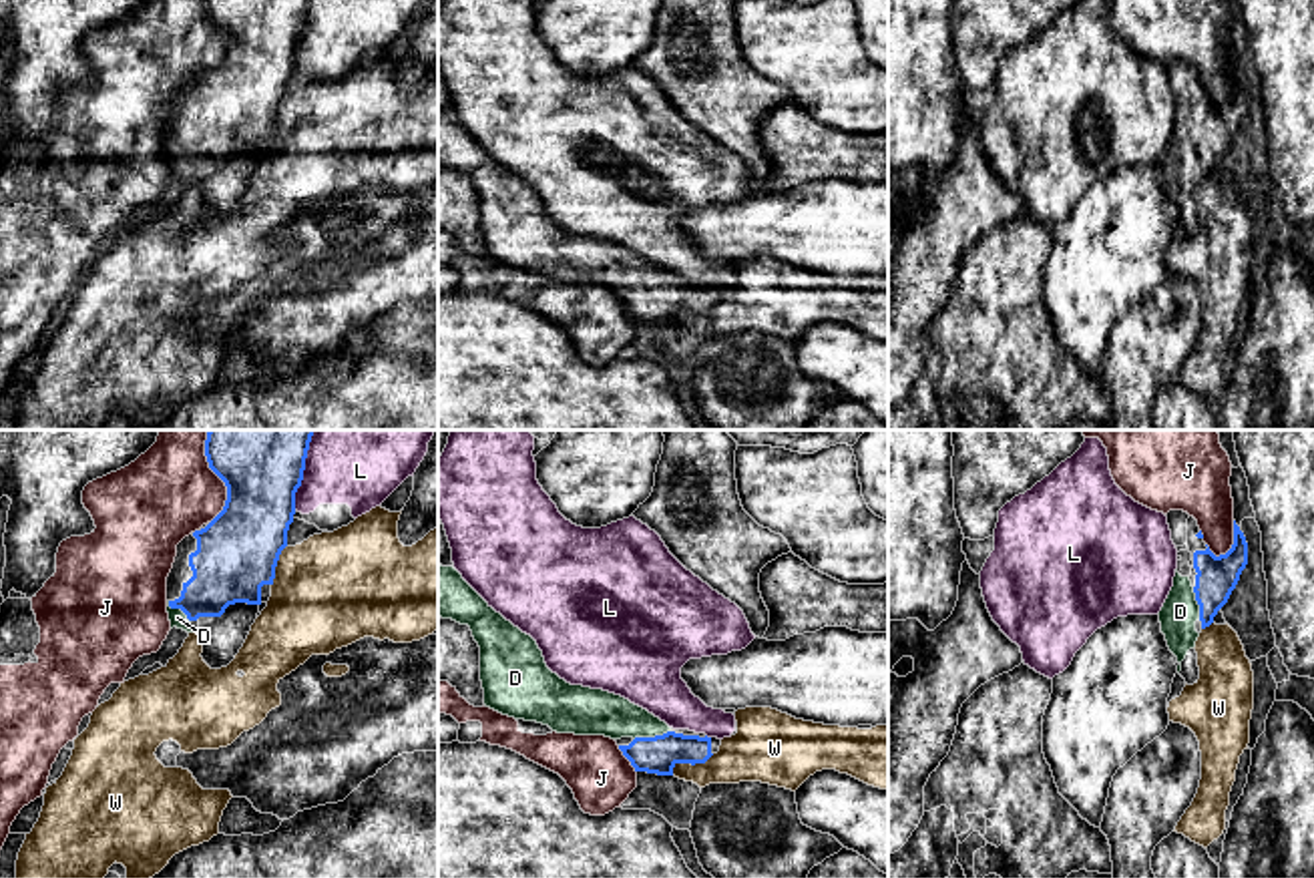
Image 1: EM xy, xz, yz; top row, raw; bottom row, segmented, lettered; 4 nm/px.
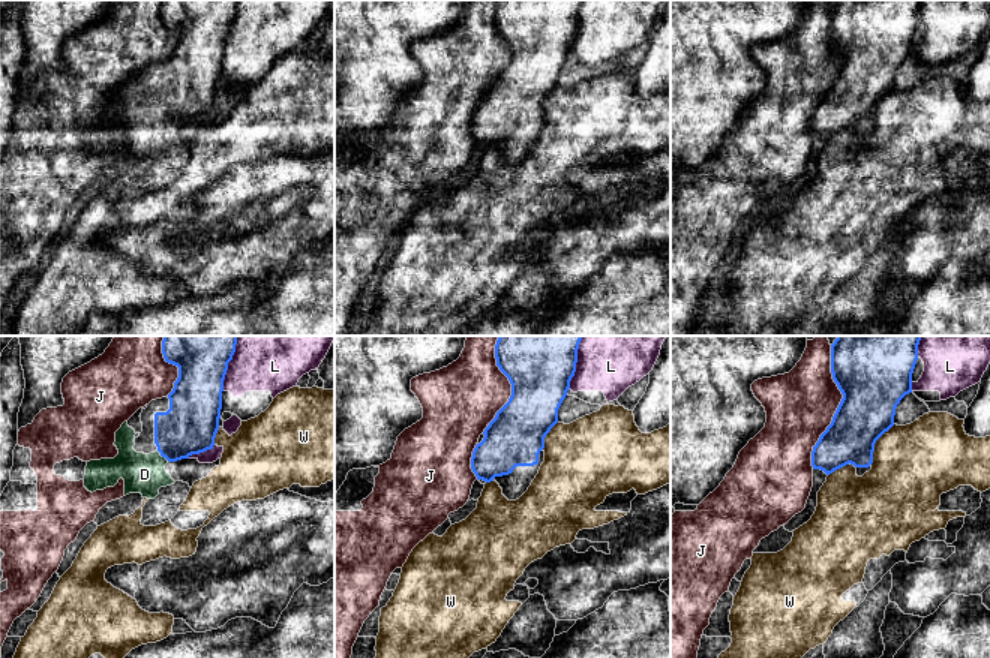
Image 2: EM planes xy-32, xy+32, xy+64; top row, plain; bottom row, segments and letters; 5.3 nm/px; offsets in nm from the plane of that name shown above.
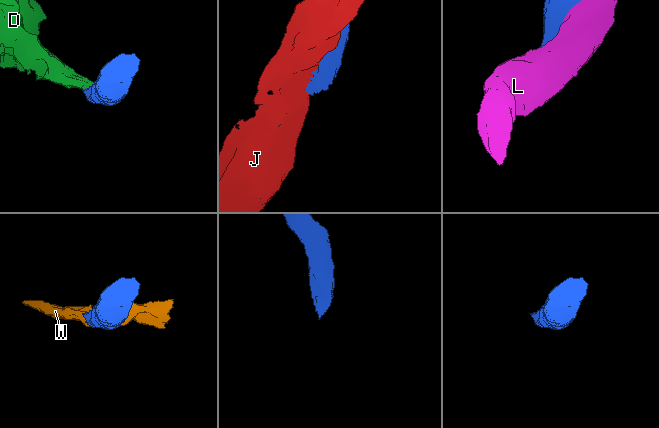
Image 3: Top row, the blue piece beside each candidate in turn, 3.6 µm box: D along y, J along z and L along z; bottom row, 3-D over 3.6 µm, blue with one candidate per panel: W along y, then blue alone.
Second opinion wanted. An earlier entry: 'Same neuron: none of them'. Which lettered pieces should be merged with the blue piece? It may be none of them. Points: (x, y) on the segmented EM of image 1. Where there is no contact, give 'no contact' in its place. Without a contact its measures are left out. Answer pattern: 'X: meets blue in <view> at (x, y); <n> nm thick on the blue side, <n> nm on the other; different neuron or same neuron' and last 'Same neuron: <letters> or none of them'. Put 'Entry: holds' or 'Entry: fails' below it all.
D: meets blue in xz at (651, 738); 150 nm thick on the blue side, 190 nm on the other; same neuron
J: meets blue in xy at (217, 475); 420 nm thick on the blue side, 380 nm on the other; different neuron
L: meets blue in xy at (304, 469); 420 nm thick on the blue side, 420 nm on the other; different neuron
W: meets blue in xz at (690, 762); 150 nm thick on the blue side, 200 nm on the other; different neuron
Same neuron: D
Entry: fails

